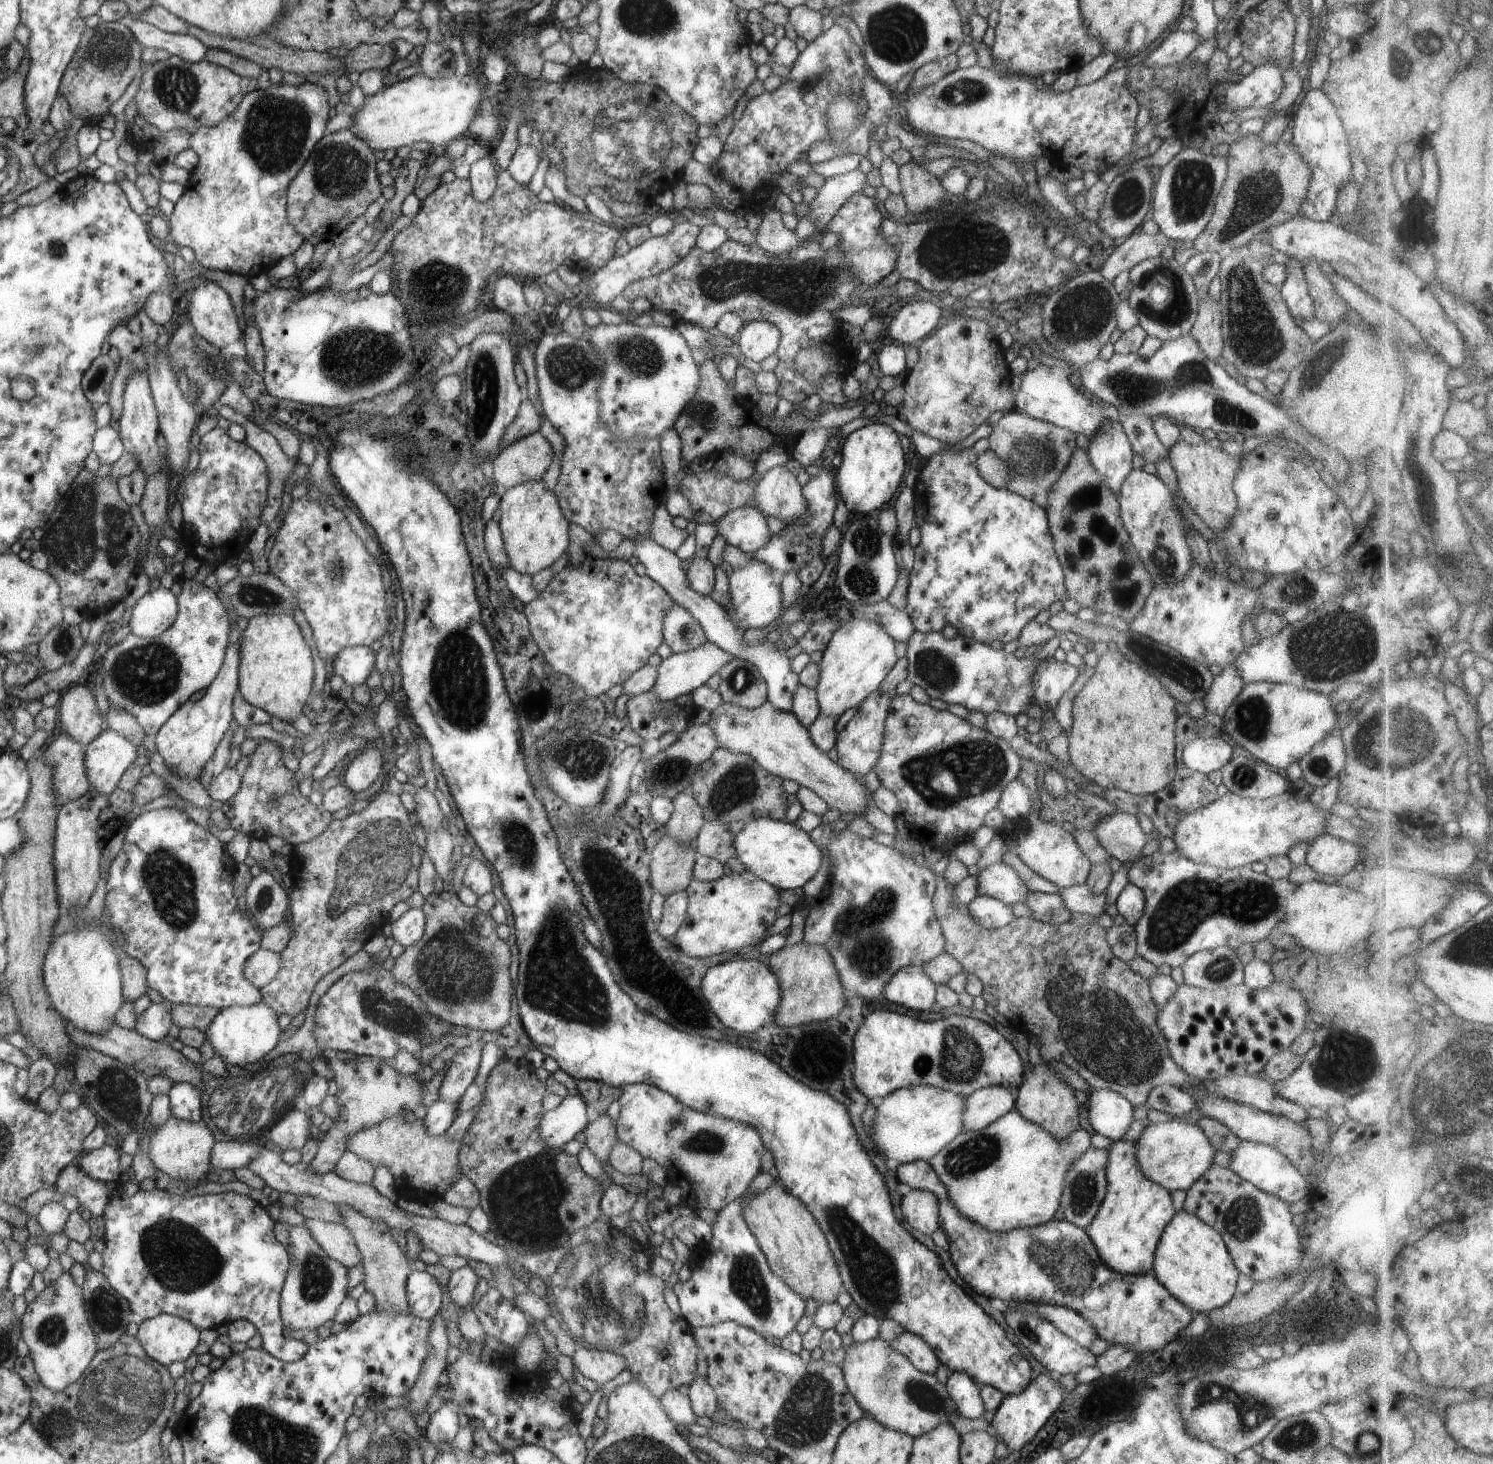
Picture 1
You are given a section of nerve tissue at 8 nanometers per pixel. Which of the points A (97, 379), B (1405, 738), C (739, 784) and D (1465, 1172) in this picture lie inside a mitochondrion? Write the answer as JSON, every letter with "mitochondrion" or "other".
{"A":"other","B":"mitochondrion","C":"mitochondrion","D":"other"}

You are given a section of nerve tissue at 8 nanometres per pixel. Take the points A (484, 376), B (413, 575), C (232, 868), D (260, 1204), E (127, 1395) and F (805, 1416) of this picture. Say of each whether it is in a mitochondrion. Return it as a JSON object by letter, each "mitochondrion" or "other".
{"A":"mitochondrion","B":"other","C":"other","D":"other","E":"mitochondrion","F":"mitochondrion"}

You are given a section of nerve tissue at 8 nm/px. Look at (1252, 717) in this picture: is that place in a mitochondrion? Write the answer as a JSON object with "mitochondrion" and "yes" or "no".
{"mitochondrion":"yes"}

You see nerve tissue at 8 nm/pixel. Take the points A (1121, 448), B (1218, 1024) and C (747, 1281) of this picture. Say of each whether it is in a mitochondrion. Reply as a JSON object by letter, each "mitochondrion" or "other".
{"A":"other","B":"other","C":"mitochondrion"}

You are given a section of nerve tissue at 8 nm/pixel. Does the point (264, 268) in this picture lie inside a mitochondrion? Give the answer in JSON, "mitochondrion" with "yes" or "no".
{"mitochondrion":"no"}

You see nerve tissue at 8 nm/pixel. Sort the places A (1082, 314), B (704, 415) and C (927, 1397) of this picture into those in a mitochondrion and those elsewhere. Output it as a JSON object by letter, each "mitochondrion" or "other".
{"A":"mitochondrion","B":"mitochondrion","C":"mitochondrion"}

